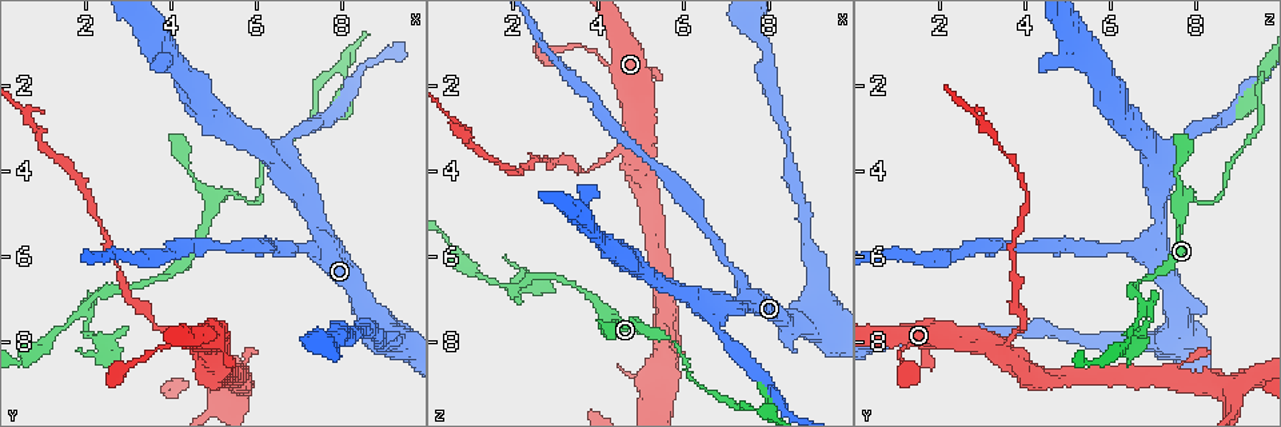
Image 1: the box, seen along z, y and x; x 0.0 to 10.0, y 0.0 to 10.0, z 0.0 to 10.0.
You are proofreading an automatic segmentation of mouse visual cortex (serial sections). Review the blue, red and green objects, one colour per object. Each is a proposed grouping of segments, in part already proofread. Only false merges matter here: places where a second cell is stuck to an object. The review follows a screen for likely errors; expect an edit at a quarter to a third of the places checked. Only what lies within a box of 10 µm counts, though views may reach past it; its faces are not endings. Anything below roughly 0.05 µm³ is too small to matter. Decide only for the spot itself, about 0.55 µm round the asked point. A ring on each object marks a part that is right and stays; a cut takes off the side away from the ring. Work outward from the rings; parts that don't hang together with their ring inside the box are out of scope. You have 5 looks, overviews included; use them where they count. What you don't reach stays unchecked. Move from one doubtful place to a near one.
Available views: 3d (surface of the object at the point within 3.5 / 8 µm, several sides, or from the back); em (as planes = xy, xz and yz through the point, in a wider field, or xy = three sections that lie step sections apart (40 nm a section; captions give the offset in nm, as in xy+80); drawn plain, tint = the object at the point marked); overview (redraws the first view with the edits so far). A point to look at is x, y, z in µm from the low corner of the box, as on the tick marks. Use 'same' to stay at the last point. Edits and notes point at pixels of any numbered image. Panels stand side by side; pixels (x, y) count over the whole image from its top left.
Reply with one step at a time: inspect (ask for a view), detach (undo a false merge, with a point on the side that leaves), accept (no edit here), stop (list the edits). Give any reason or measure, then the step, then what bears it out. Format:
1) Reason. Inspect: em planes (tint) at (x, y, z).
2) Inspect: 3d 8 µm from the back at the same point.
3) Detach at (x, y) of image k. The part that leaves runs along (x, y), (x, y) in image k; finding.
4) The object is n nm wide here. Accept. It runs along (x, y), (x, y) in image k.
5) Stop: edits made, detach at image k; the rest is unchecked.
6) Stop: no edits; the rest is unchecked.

A fork. Inspect: 3d 3.5 µm at (6.70, 3.85, 7.40).

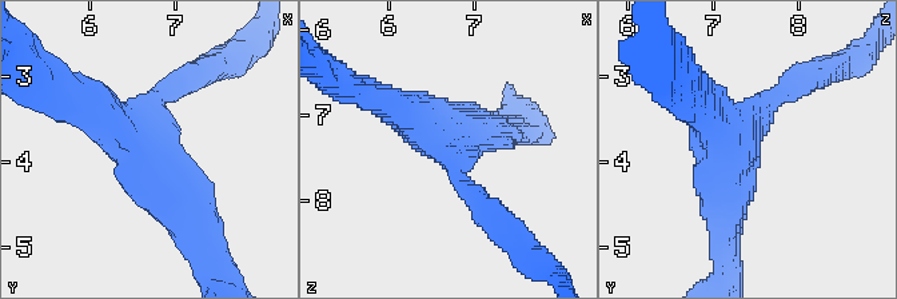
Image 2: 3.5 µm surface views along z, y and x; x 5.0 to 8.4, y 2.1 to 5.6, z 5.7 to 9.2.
3 arms meet here; the arms are 200, 400, 400 nm wide; now the EM. Inspect: em xy step 5 (tint) at (6.70, 3.85, 7.35).

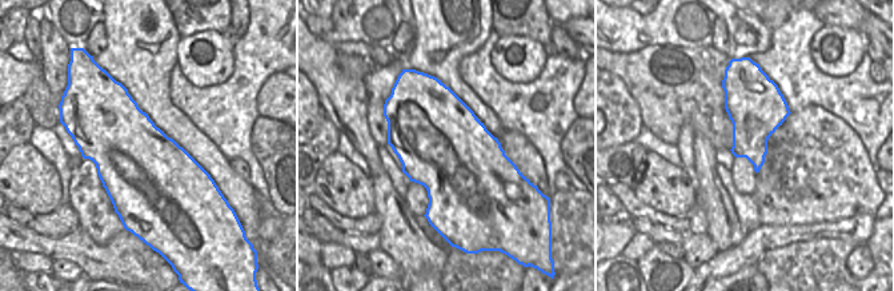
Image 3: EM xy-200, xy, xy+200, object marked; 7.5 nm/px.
Accept. It runs along (194, 228), (116, 130), (75, 96) in image 2; continuous, no second cell.

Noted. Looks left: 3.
A fork. Inspect: 3d 3.5 µm at (1.90, 7.30, 6.75).

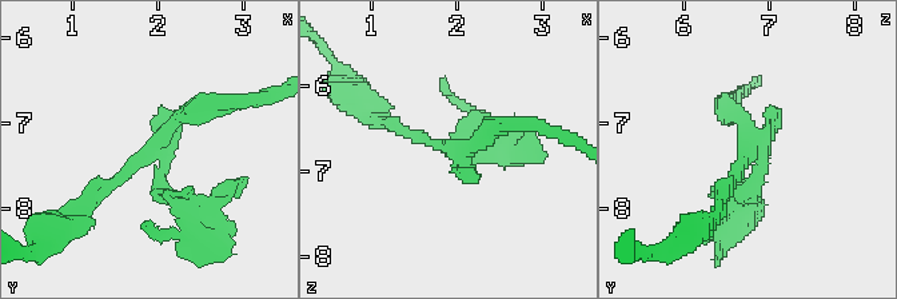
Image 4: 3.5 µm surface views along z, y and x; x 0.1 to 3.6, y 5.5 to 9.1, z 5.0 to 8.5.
Need the tissue. Inspect: em xy step 1 (tint) at (1.95, 7.25, 6.80).

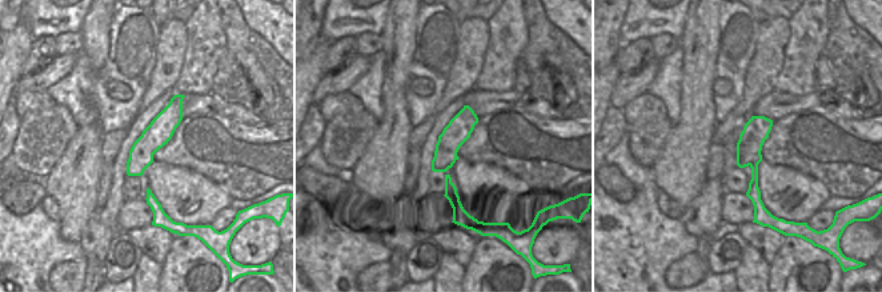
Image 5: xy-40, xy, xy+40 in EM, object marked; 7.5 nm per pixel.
Another direction. Inspect: em xy step 2 (tint) at the same point.

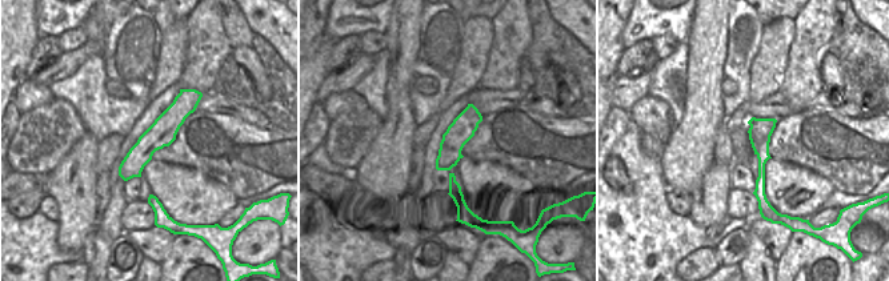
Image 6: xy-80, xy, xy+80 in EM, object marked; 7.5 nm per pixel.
Detach at (485, 155) of image 4. A border runs along (769, 137), (759, 143), (756, 153) in image 6; a second cell is stuck on.

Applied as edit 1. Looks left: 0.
Stop: edits made, detach at image 4; the rest is unchecked.

